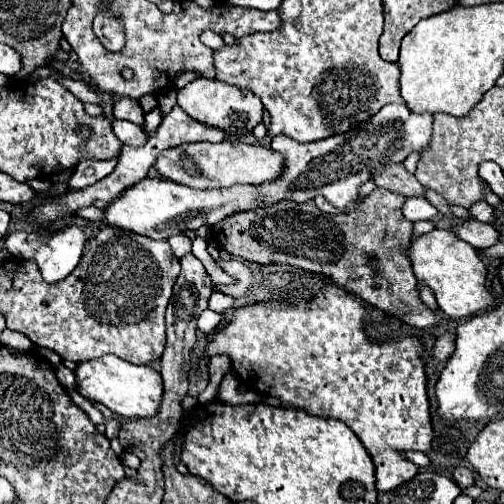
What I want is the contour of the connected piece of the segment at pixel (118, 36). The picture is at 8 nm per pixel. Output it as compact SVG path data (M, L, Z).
M94 19L94 33L108 51L124 47L124 31L116 19Z

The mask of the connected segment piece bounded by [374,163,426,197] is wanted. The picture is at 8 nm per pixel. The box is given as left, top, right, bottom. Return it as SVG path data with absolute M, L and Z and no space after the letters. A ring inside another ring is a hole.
M392 163L382 173L378 173L374 179L376 179L374 183L378 187L390 189L390 191L400 193L404 197L424 197L424 193L426 193L426 189L418 183L418 179L412 173L408 173L404 169L402 163L398 163L398 165Z

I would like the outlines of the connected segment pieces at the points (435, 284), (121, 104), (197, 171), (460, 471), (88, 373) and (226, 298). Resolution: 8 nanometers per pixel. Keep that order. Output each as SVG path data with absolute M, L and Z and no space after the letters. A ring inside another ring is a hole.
M434 229L430 233L424 233L412 241L408 249L408 257L412 261L412 269L416 273L416 279L420 283L426 283L438 301L438 307L452 319L468 319L478 313L486 313L488 309L494 309L498 305L496 295L486 285L486 265L480 259L478 251L456 237L452 231Z
M122 97L120 101L114 103L114 117L116 119L132 121L136 125L142 125L144 123L144 111L142 111L140 103L138 101L132 101L128 97Z
M222 141L222 143L186 143L172 149L164 149L156 159L156 171L174 183L188 185L192 189L216 189L216 187L232 187L236 183L266 183L280 175L284 167L282 155L276 151L250 145L242 141Z
M458 467L454 469L454 481L466 489L466 487L472 487L474 485L474 471L472 469L464 469L464 467Z
M104 355L98 359L78 363L74 375L78 393L82 397L106 405L112 413L120 417L138 419L154 415L158 411L162 399L162 377L150 365L132 365L116 355Z
M214 291L214 293L210 295L210 299L208 299L208 309L218 311L218 313L228 311L228 309L234 309L234 307L236 307L236 301L234 301L230 295L224 295L224 293L220 293L220 291Z

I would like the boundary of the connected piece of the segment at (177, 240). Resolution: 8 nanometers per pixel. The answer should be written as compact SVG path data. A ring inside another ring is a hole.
M176 235L176 237L170 237L168 239L172 251L176 257L184 257L190 249L192 249L192 241L186 237L186 235Z

